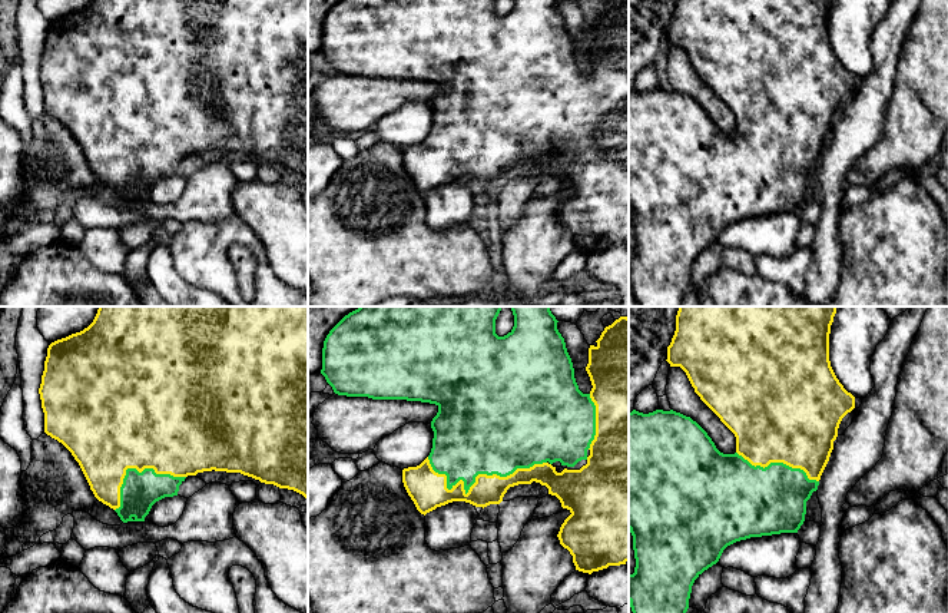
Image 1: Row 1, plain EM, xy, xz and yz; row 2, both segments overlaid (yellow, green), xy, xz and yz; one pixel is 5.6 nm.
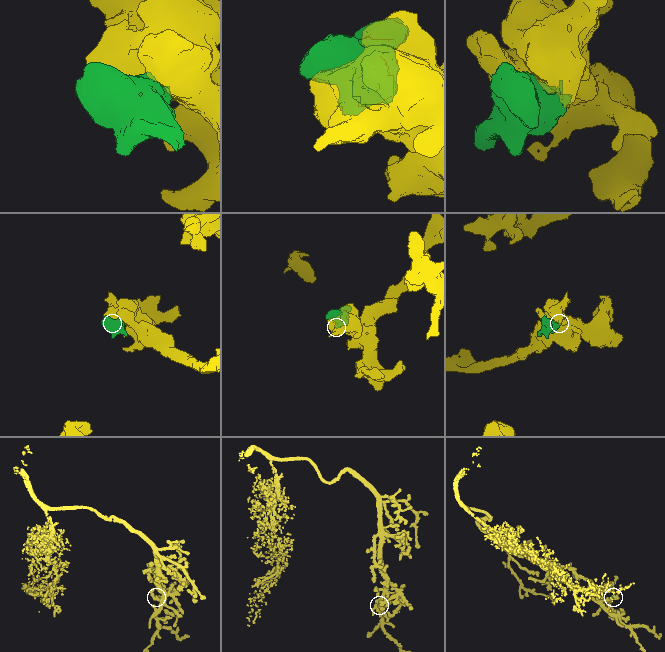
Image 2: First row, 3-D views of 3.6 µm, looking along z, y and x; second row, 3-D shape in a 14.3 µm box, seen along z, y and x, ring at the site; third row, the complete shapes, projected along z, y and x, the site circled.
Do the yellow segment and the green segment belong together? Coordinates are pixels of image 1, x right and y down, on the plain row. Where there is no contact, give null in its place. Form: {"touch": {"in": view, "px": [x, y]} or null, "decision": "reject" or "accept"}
{"touch": {"in": "xz", "px": [476, 158]}, "decision": "accept"}

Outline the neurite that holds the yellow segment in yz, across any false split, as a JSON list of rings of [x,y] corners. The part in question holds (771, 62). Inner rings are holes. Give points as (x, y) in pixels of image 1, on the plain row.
[[[676,0],[676,10],[667,26],[667,42],[680,46],[695,72],[736,116],[736,132],[720,132],[707,112],[690,96],[673,89],[649,93],[629,92],[629,209],[633,215],[634,252],[629,254],[629,281],[639,306],[682,306],[689,288],[695,259],[716,243],[723,229],[740,219],[798,212],[805,201],[806,180],[818,169],[821,155],[833,129],[842,97],[855,87],[855,76],[836,57],[829,40],[829,13],[833,0]]]

